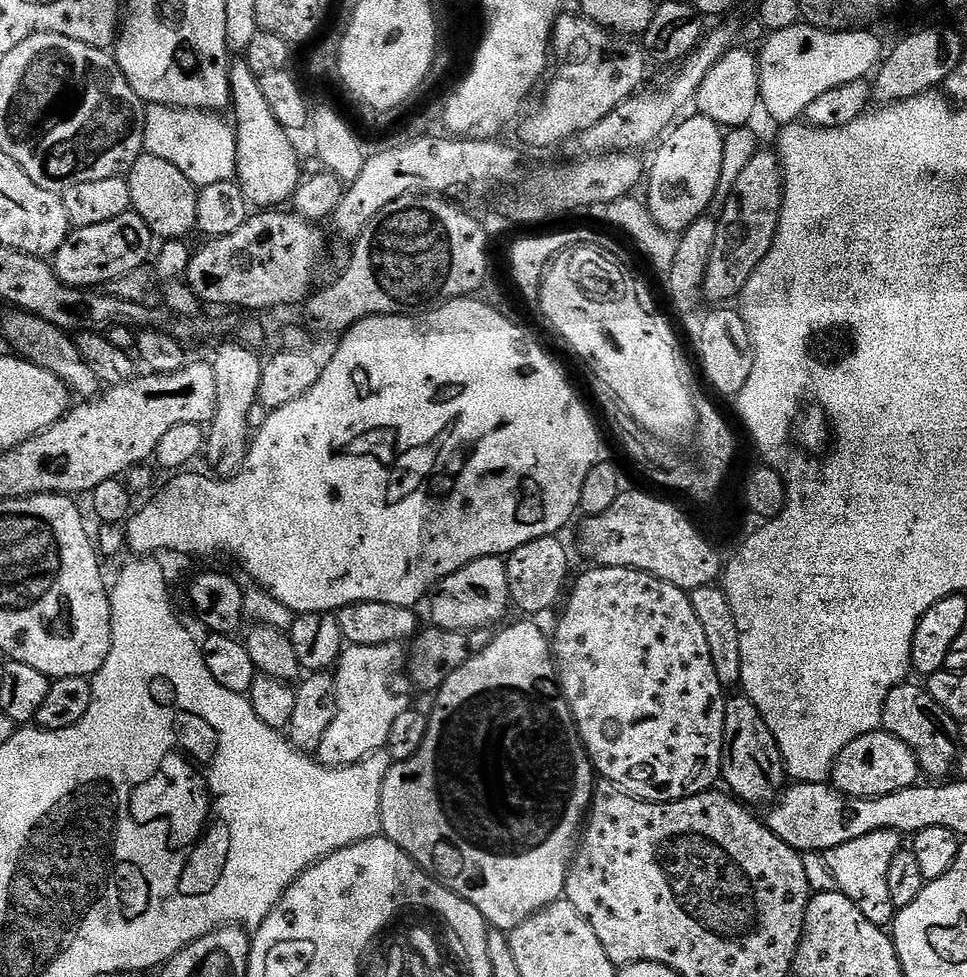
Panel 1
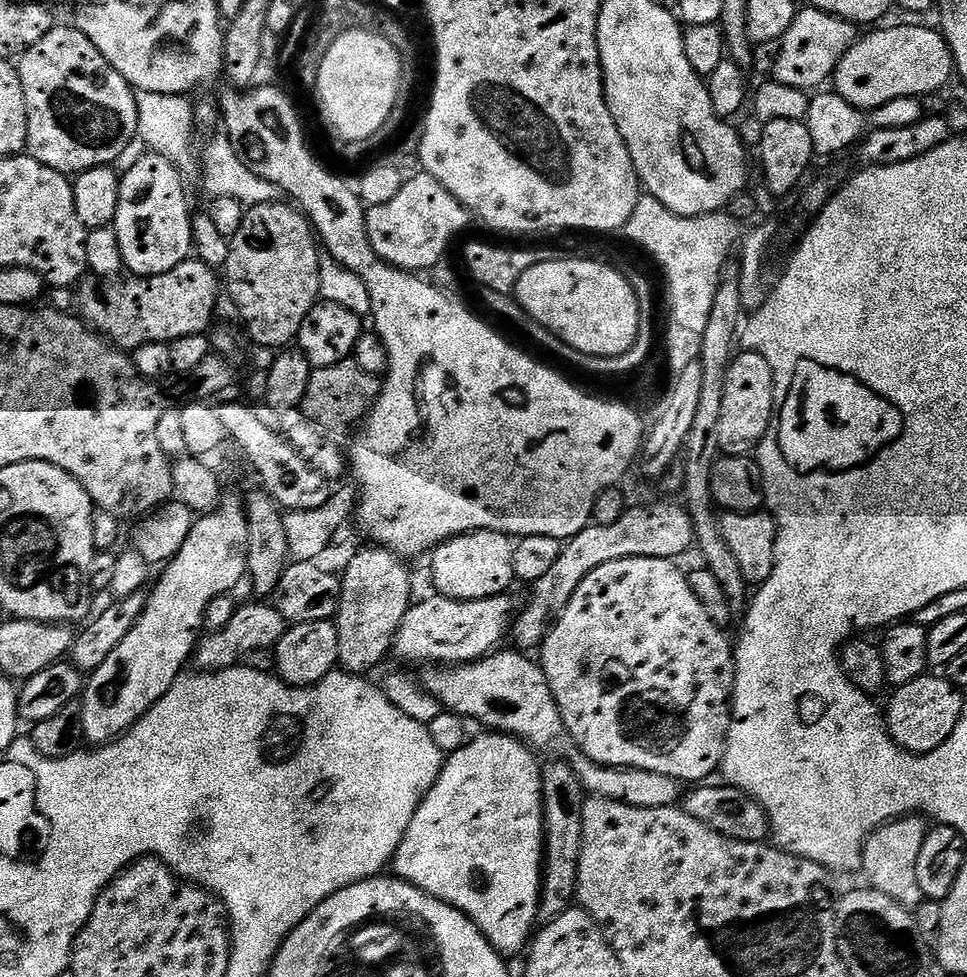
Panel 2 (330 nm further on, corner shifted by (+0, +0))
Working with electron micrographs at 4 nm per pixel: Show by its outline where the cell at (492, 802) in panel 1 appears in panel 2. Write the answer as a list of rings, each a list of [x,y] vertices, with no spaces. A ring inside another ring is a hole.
[[[491,730],[483,733],[485,736],[474,735],[456,752],[451,753],[445,759],[444,765],[440,767],[436,781],[429,792],[419,797],[414,818],[410,818],[410,826],[393,856],[393,873],[405,880],[406,883],[420,888],[434,899],[440,900],[443,904],[449,904],[463,912],[469,920],[473,920],[480,932],[492,943],[492,949],[499,952],[505,958],[511,958],[525,951],[530,937],[533,935],[534,927],[532,922],[538,918],[538,907],[540,902],[540,882],[542,879],[542,859],[544,857],[544,815],[542,814],[542,796],[540,790],[540,769],[541,761],[536,761],[533,749],[529,748],[523,740],[517,740],[514,736],[505,736],[502,732]]]

